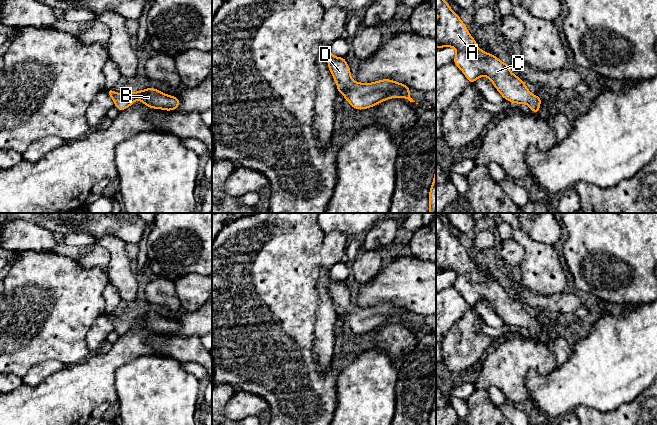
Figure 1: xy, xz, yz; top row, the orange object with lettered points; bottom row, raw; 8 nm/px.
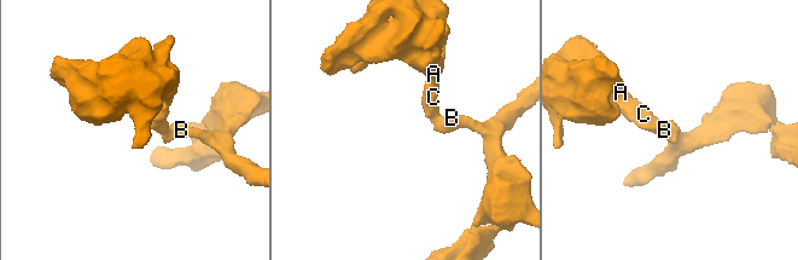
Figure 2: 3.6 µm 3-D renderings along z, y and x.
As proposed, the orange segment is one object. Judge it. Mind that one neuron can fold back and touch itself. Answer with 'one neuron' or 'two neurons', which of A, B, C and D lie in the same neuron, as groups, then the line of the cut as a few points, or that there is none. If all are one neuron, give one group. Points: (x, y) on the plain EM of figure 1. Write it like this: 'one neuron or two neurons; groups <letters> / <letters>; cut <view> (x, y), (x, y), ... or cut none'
one neuron; groups A B C D; cut none

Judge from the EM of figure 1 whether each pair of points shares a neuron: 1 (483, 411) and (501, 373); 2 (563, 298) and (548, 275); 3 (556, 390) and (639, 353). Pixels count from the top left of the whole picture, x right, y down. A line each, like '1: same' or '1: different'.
1: different
2: different
3: same

